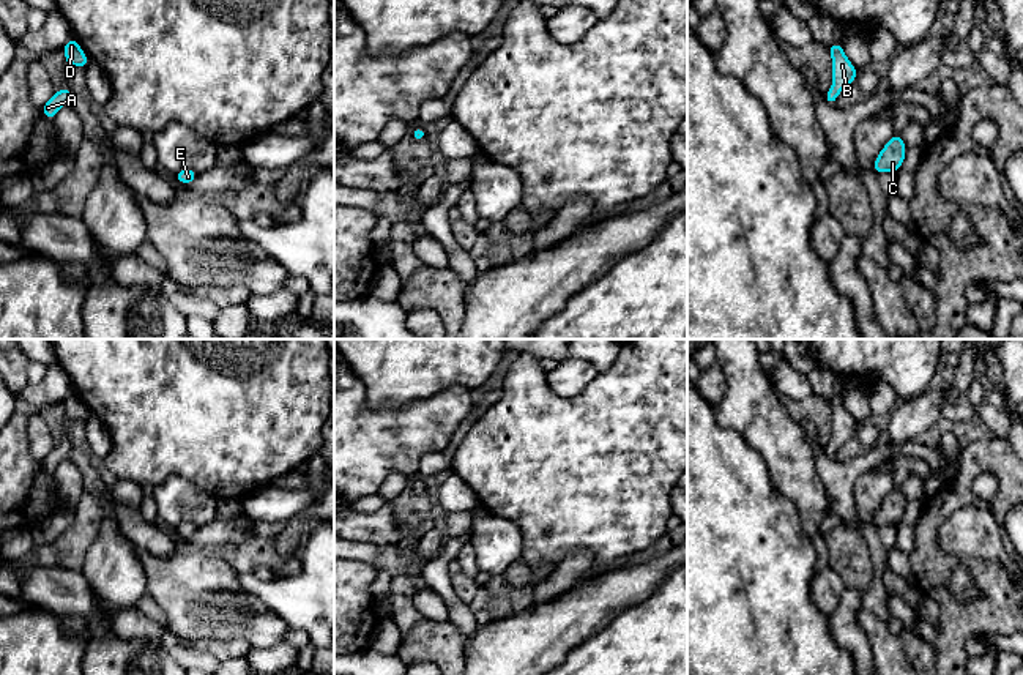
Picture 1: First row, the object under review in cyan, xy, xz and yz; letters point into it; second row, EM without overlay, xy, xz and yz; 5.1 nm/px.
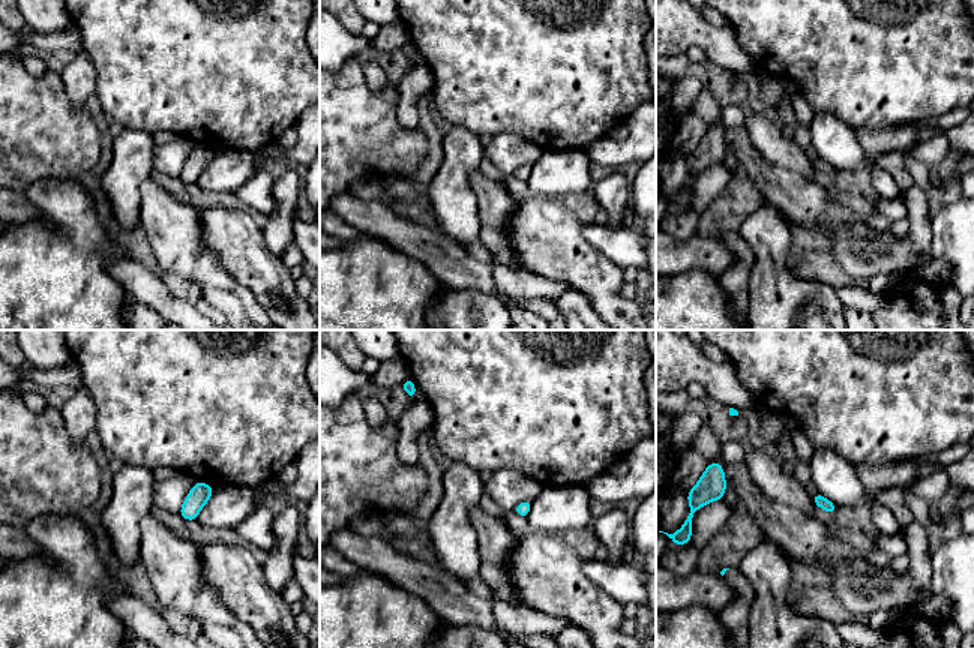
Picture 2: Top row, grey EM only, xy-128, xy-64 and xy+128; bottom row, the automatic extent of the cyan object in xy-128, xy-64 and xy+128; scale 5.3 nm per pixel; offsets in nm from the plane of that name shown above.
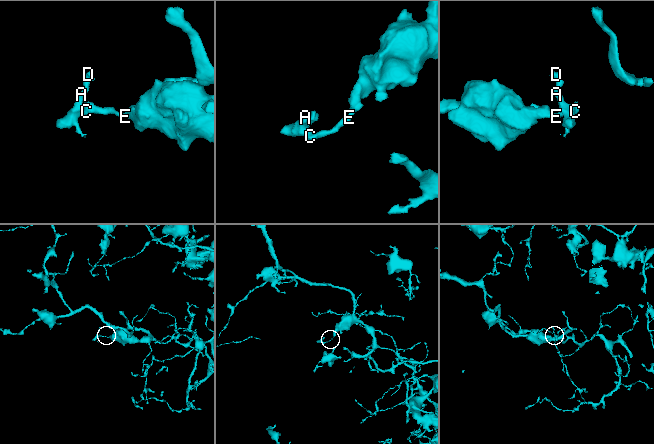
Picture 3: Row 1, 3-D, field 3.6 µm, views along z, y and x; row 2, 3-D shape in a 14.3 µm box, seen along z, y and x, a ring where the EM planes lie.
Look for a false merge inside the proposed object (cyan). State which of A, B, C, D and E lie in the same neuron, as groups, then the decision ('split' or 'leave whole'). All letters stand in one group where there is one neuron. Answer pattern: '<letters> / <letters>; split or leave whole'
A B C D E; leave whole

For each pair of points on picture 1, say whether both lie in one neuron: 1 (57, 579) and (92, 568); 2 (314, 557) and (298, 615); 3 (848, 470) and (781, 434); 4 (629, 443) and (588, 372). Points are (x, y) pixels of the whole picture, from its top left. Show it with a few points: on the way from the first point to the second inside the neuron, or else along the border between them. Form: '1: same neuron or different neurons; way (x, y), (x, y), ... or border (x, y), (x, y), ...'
1: different neurons; border (79, 571), (100, 603)
2: same neuron; way (314, 571), (314, 596), (309, 601)
3: different neurons; border (818, 445), (815, 469), (826, 489)
4: different neurons; border (599, 372), (576, 395), (560, 396)

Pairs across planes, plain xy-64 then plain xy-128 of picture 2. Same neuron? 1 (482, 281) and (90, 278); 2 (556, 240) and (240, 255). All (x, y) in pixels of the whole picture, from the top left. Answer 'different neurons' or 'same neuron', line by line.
1: different neurons
2: same neuron

